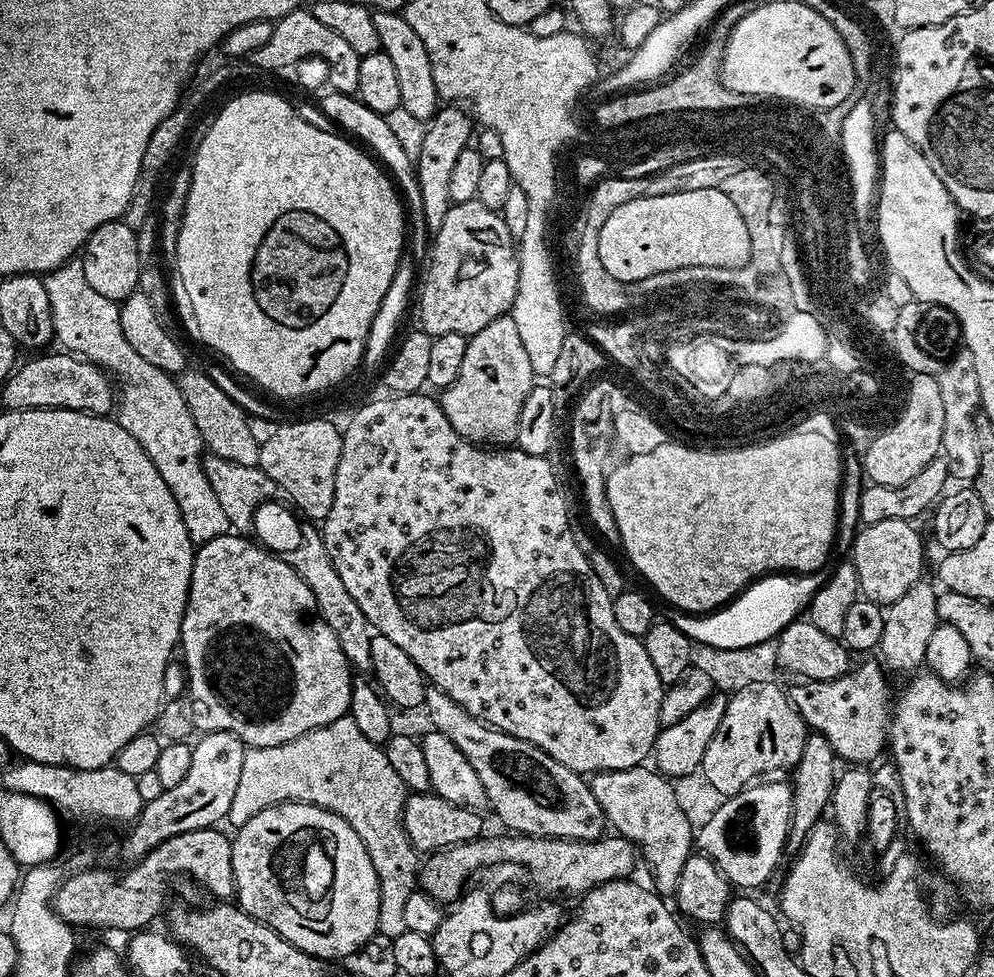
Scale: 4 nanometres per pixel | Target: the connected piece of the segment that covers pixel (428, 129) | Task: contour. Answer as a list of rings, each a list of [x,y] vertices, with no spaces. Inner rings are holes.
[[[444,106],[427,121],[423,129],[421,154],[414,164],[418,186],[422,190],[422,210],[426,214],[429,233],[432,234],[442,226],[442,218],[446,218],[448,209],[453,205],[450,198],[450,174],[454,171],[454,161],[458,158],[458,154],[462,154],[462,150],[469,147],[471,141],[468,139],[472,136],[474,120],[463,110],[465,111],[460,106]]]

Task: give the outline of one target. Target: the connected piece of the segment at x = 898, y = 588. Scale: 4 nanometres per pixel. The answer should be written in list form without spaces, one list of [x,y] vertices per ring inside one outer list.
[[[887,520],[859,529],[861,532],[852,544],[850,563],[856,568],[863,599],[881,606],[890,605],[925,575],[924,540],[916,526],[910,520]]]

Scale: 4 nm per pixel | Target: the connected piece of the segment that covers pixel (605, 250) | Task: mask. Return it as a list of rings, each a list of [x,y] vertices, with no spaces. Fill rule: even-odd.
[[[720,188],[710,190],[686,190],[661,196],[639,196],[626,206],[618,206],[602,234],[598,234],[598,258],[610,274],[622,284],[638,279],[650,278],[651,275],[666,271],[681,270],[683,267],[718,267],[740,270],[750,258],[750,234],[746,234],[746,222],[730,198]]]

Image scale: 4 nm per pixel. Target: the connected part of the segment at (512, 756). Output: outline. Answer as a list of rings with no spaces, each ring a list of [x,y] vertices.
[[[429,687],[422,705],[428,711],[428,720],[435,731],[441,732],[462,754],[466,754],[466,762],[474,766],[474,774],[478,774],[478,782],[484,787],[484,798],[487,807],[496,811],[496,816],[505,824],[507,831],[521,836],[556,836],[560,840],[598,840],[606,832],[606,817],[602,806],[598,806],[598,798],[594,798],[589,781],[581,773],[562,766],[562,762],[554,762],[550,754],[538,750],[538,746],[530,746],[530,742],[522,742],[522,738],[514,738],[497,728],[491,728],[478,718],[471,716],[454,698],[450,698],[442,690]]]

